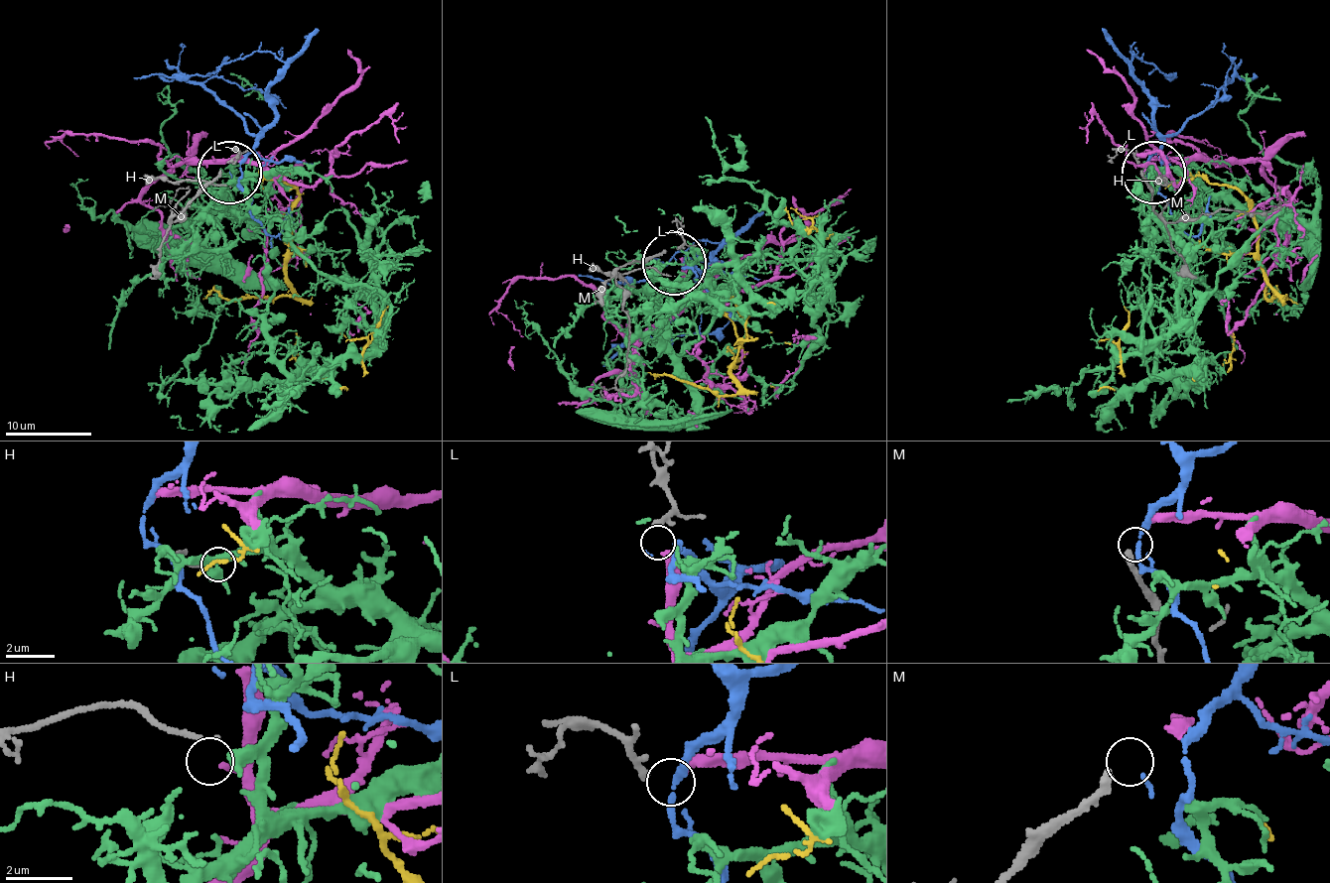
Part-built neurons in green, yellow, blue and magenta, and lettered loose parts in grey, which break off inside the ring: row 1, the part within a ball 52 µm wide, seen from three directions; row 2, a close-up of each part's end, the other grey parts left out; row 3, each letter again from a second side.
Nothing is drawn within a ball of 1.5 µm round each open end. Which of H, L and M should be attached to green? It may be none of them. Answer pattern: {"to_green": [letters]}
{"to_green": []}

